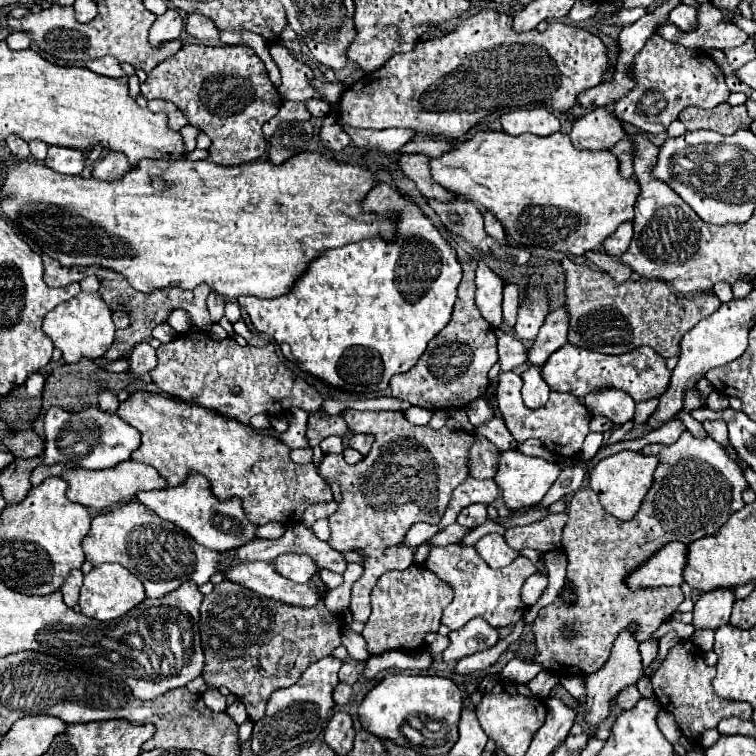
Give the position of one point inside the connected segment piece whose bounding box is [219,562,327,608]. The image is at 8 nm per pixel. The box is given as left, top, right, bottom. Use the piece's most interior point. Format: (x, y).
(262, 577)

